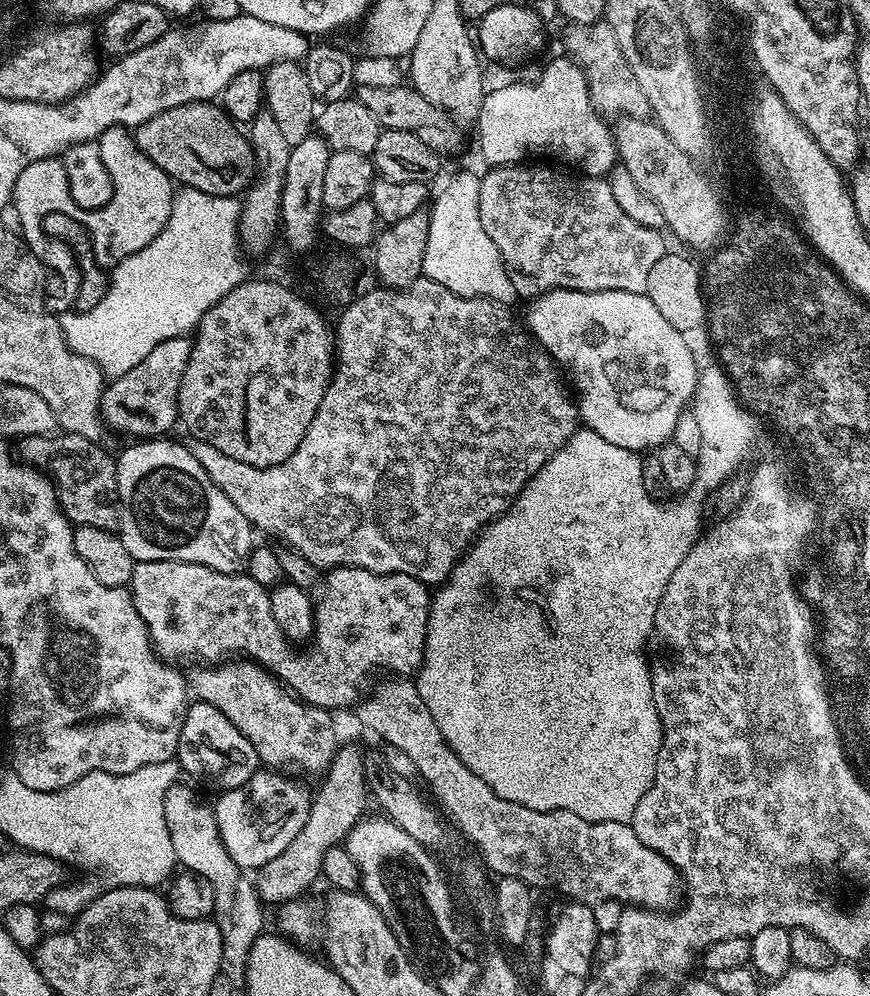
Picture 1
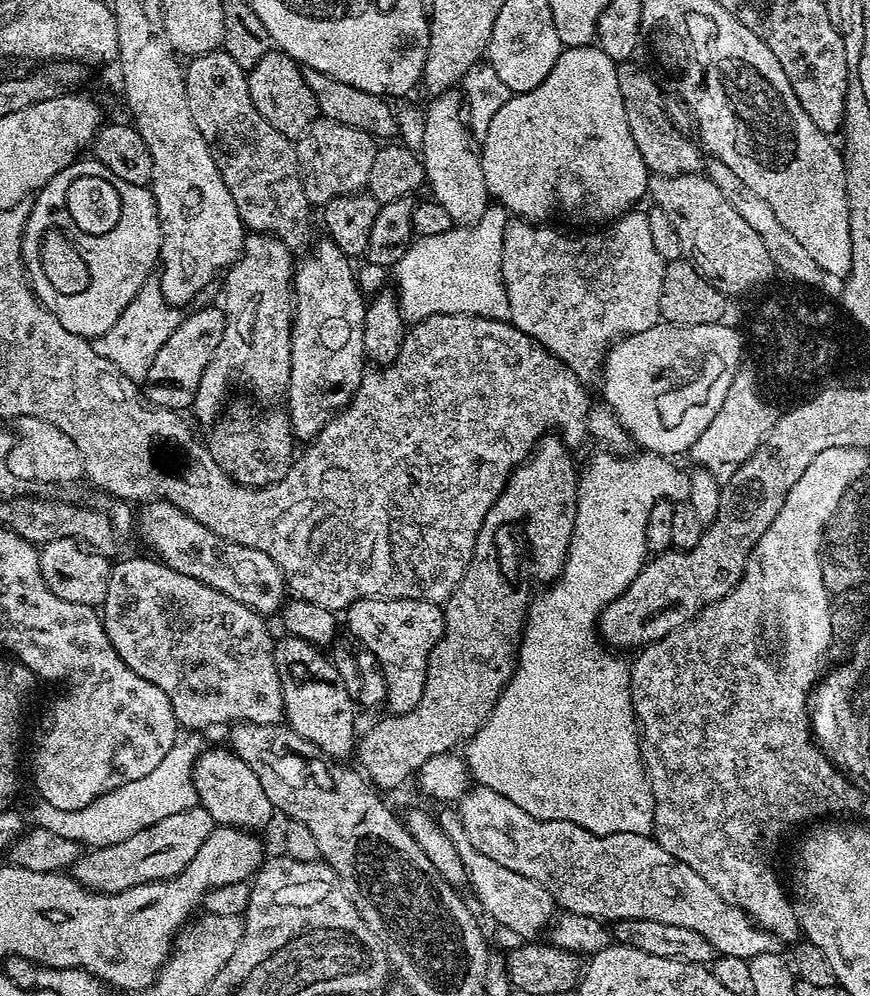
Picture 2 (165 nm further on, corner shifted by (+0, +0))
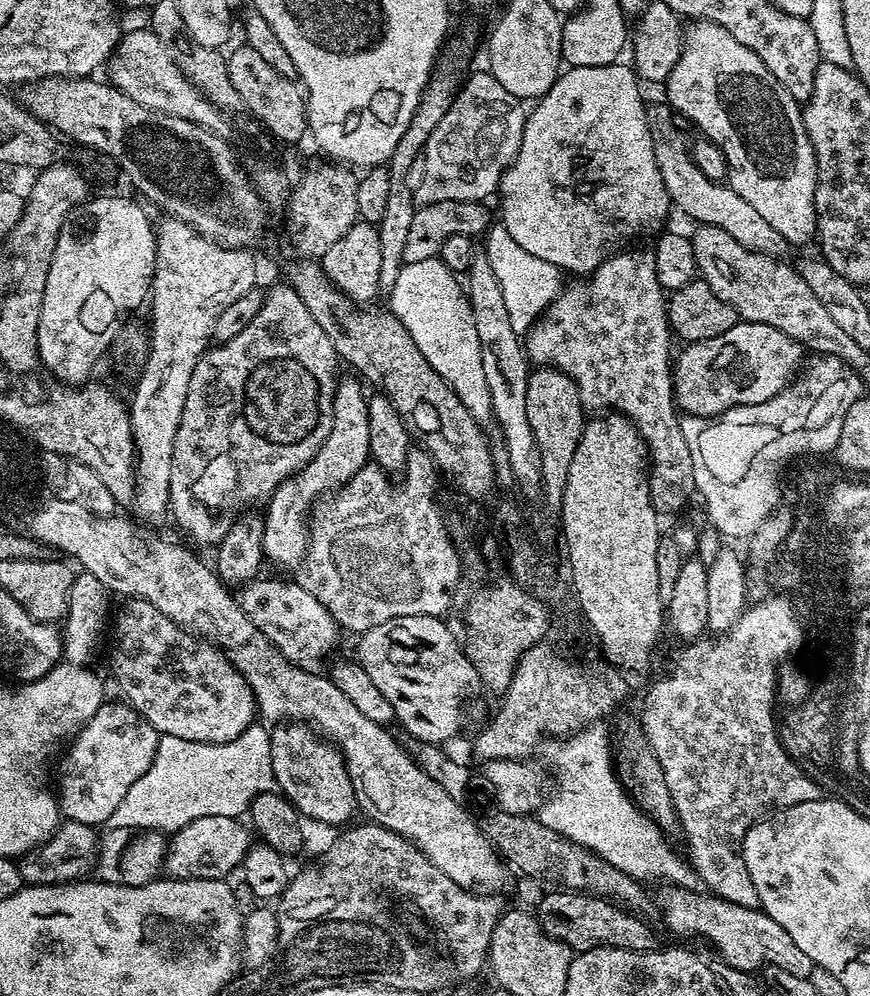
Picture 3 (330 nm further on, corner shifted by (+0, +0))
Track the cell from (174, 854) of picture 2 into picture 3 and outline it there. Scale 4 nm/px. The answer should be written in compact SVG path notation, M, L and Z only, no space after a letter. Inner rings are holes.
M235 816L194 818L194 822L171 833L168 850L164 853L163 871L178 880L223 880L231 877L231 872L243 865L250 847L249 829L244 829L240 823Z

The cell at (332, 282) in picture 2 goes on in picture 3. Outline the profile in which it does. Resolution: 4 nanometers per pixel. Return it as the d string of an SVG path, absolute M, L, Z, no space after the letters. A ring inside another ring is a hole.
M341 379L336 385L334 394L334 414L332 415L332 425L330 434L326 434L326 442L302 466L302 470L295 472L289 480L283 480L277 488L272 491L271 496L266 501L268 509L262 512L264 517L264 555L269 561L273 560L280 568L295 569L303 561L305 552L308 551L310 543L310 513L317 500L325 494L346 483L350 478L364 468L370 460L370 426L368 425L368 396L364 388L356 380Z

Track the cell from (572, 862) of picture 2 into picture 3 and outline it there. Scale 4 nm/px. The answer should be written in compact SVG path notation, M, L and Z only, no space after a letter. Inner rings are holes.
M683 886L665 887L660 896L660 912L669 928L682 936L701 936L717 948L719 959L726 961L743 972L755 973L764 965L782 966L782 970L797 978L808 978L813 970L813 962L774 918L770 918L760 908L738 906L721 896L705 894Z

